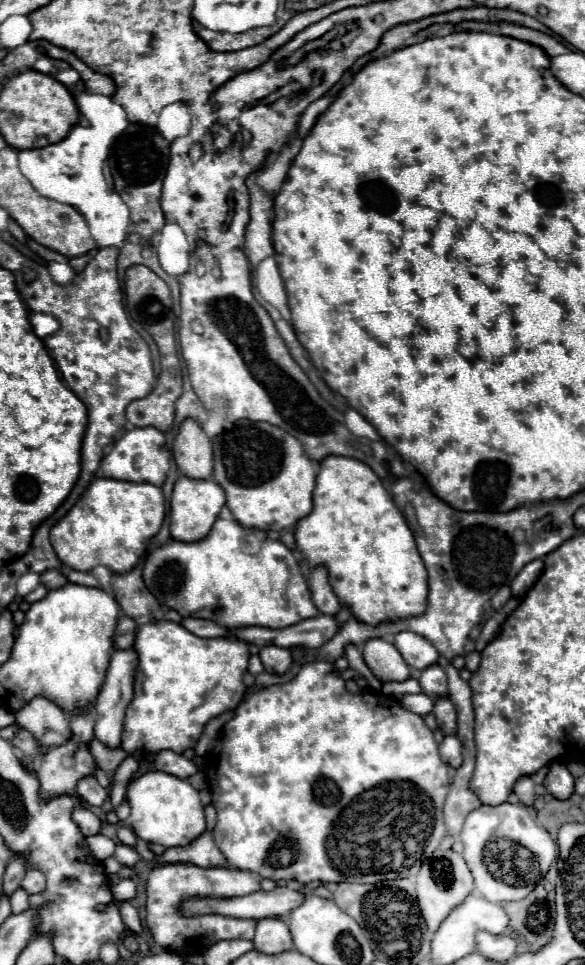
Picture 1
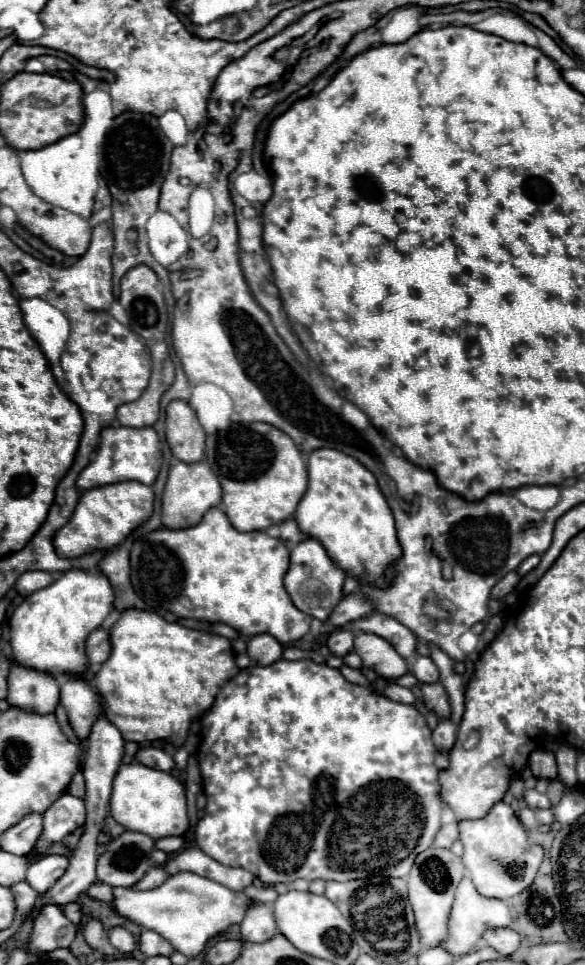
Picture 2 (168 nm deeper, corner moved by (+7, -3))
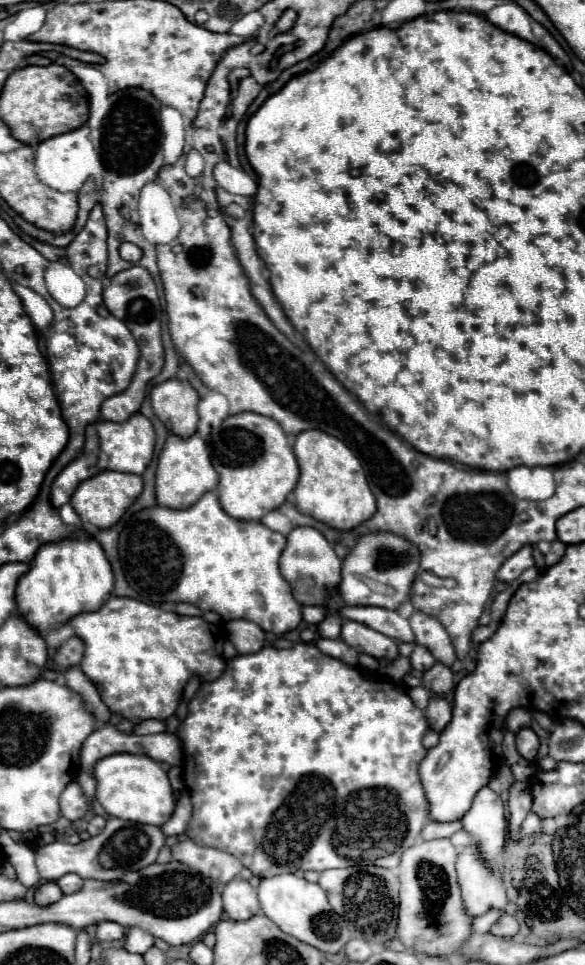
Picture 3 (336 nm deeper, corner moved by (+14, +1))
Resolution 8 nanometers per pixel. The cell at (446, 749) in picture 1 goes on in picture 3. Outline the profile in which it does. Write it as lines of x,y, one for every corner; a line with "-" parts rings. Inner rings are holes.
432,695
426,707
426,719
434,731
442,731
452,719
452,705
444,697

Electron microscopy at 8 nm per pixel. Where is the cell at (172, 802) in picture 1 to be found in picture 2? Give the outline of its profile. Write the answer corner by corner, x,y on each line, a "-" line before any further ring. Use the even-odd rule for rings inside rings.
141,763
119,767
113,781
113,793
109,803
111,815
119,825
123,825
129,831
149,835
153,839
183,837
189,829
185,787
173,775
145,767

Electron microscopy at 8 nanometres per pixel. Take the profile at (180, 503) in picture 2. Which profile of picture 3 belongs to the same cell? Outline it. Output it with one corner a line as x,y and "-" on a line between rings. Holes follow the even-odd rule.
194,433
190,437
170,435
166,439
166,445
158,457
158,469
156,469
155,478
156,501
158,501
158,505
170,507
170,509
190,507
206,491
212,491
218,485
218,473
212,467
206,441
198,433

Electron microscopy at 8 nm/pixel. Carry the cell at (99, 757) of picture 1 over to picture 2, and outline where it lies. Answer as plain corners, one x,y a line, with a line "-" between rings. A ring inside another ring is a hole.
13,665
9,671
9,695
11,707
25,707
25,711
41,711
41,715
55,713
59,703
59,683
47,673

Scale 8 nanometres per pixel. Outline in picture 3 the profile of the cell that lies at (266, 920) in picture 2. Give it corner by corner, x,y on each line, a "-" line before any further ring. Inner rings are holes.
234,877
230,883
224,885
222,903
224,903
224,911
234,921
250,919
260,911
256,889
246,879
240,877

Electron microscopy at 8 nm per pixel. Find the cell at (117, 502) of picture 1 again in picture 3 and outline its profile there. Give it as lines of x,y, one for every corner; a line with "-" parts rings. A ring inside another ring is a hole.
106,469
106,471
100,471
96,475
92,475
90,479
82,481
76,487
76,491
74,491
72,499
70,499
70,505
80,515
82,521
94,523
96,527
106,529
106,527
118,523
118,519
122,517
126,507
130,507
140,493
142,493
142,477
140,475

